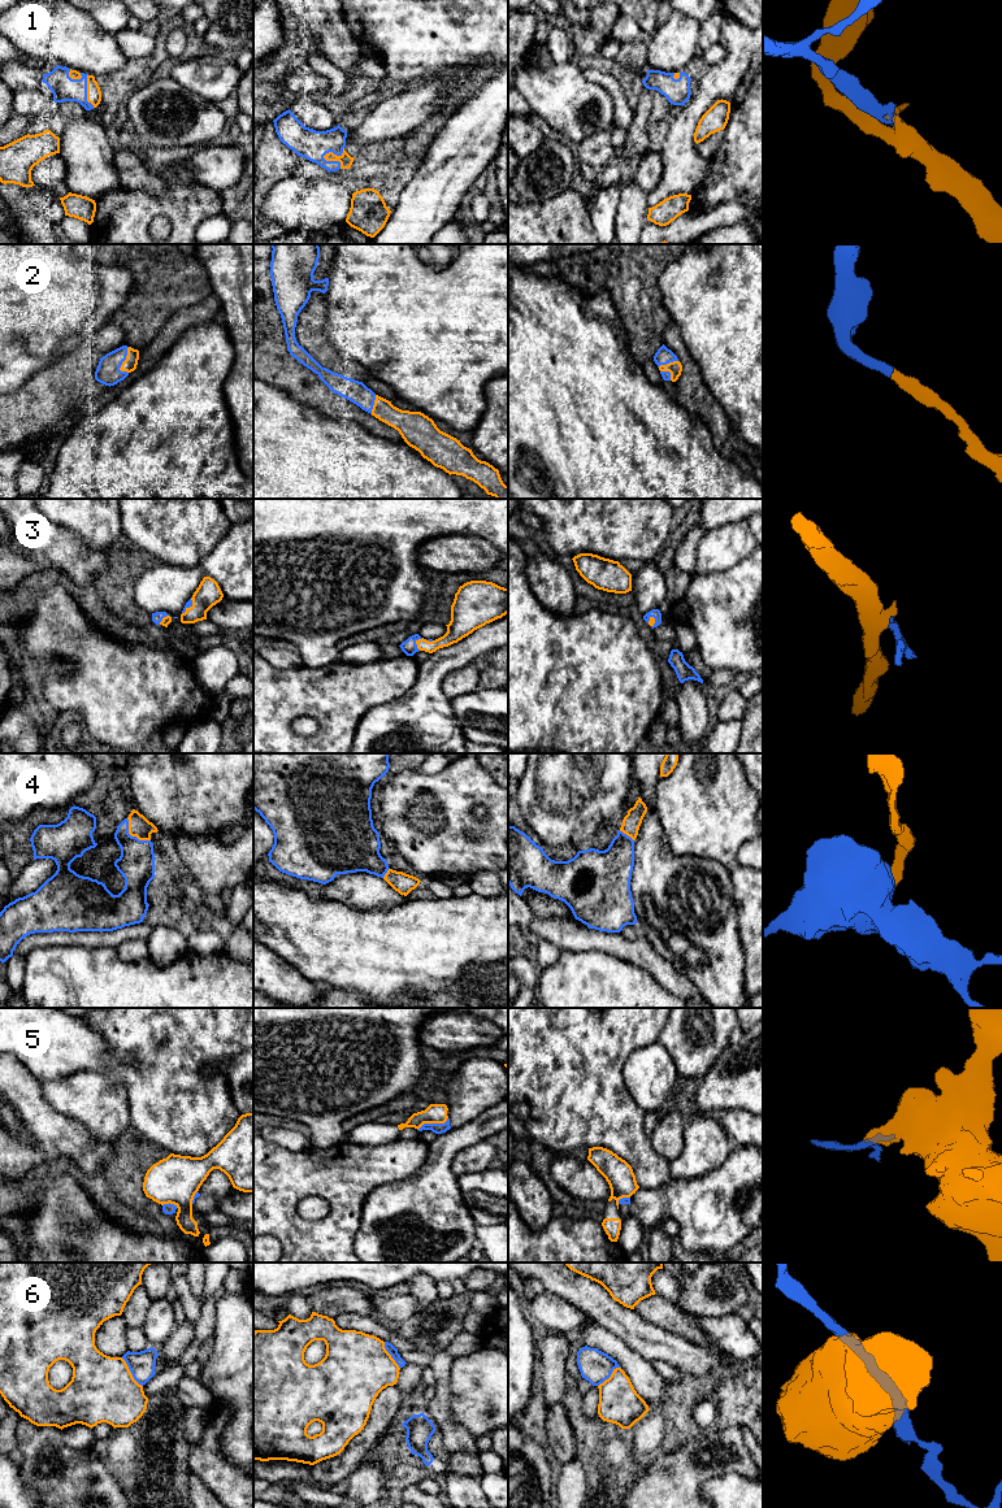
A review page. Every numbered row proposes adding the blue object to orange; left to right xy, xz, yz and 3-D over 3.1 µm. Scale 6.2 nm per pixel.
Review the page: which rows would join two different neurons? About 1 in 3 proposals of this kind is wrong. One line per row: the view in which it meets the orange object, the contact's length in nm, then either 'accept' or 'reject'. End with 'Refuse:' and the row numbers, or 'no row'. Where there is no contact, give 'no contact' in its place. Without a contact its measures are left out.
1: contact in xz; length 150 nm; accept
2: contact in xy; length 170 nm; accept
3: contact in xz; length 80 nm; accept
4: contact in xy; length 200 nm; accept
5: contact in xz; length 200 nm; reject
6: contact in xy; length 220 nm; reject
Refuse: 5, 6

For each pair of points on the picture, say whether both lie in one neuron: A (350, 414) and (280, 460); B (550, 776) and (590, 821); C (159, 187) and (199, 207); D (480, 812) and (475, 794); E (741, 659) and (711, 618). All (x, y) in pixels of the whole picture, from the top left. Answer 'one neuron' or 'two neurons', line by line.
A: two neurons
B: one neuron
C: two neurons
D: two neurons
E: one neuron

